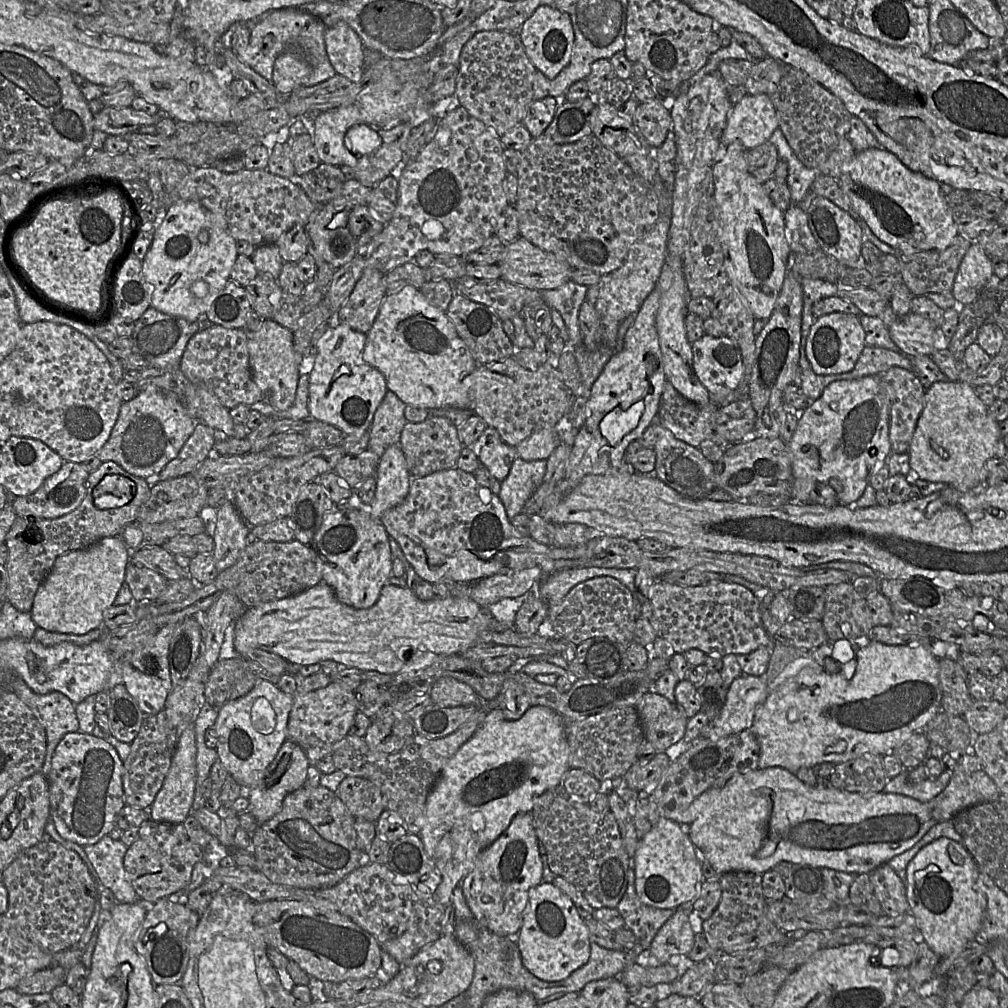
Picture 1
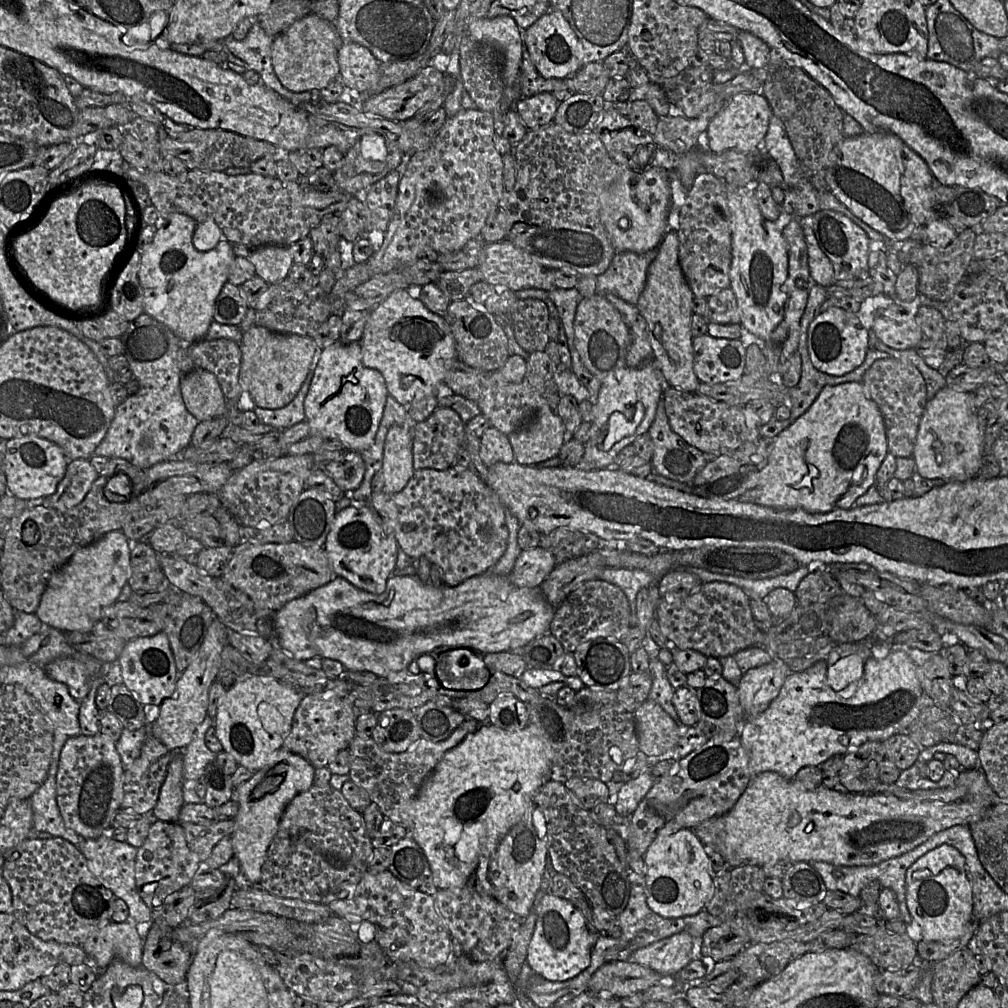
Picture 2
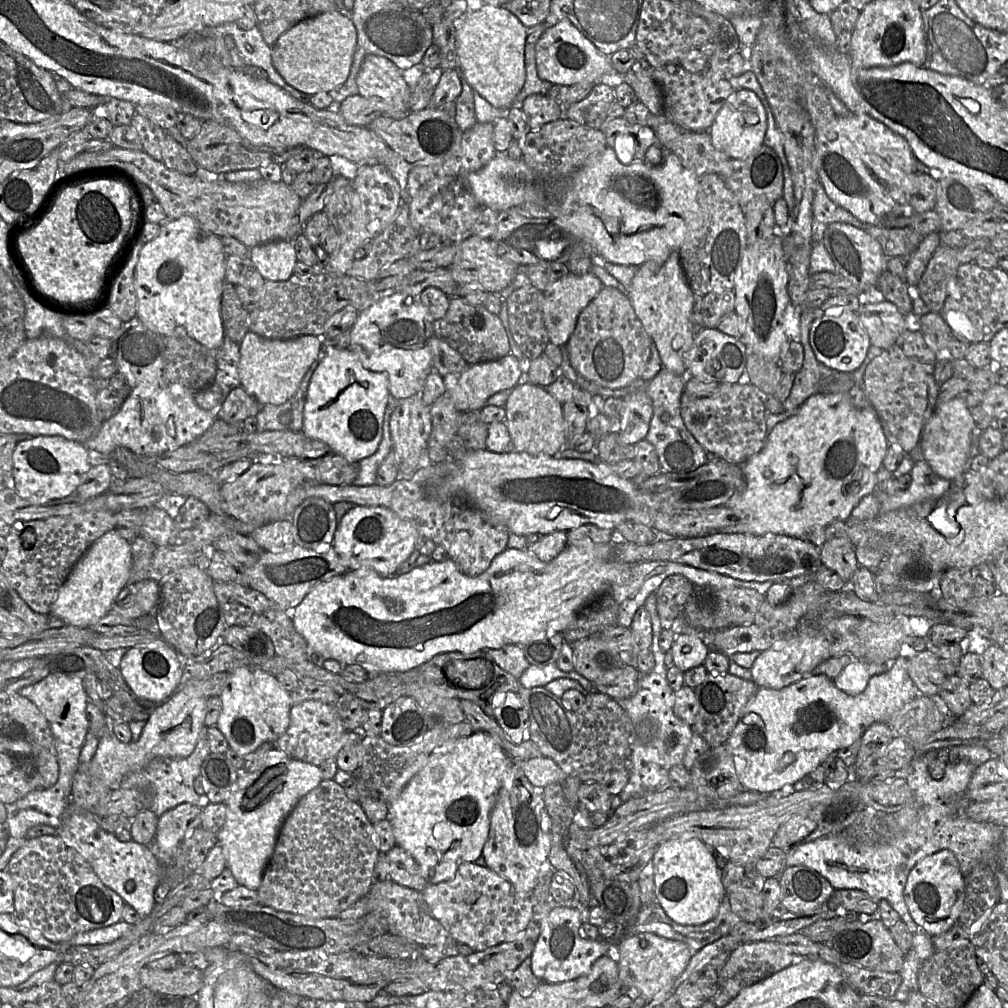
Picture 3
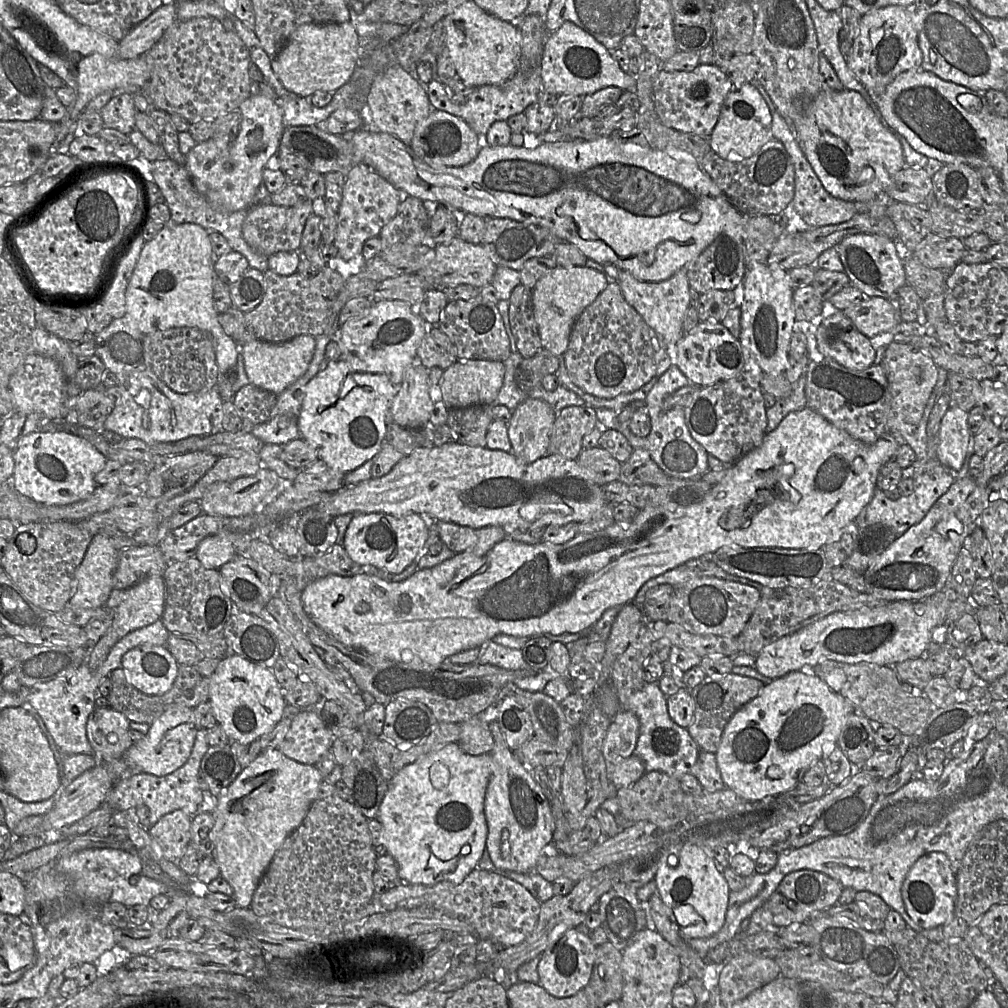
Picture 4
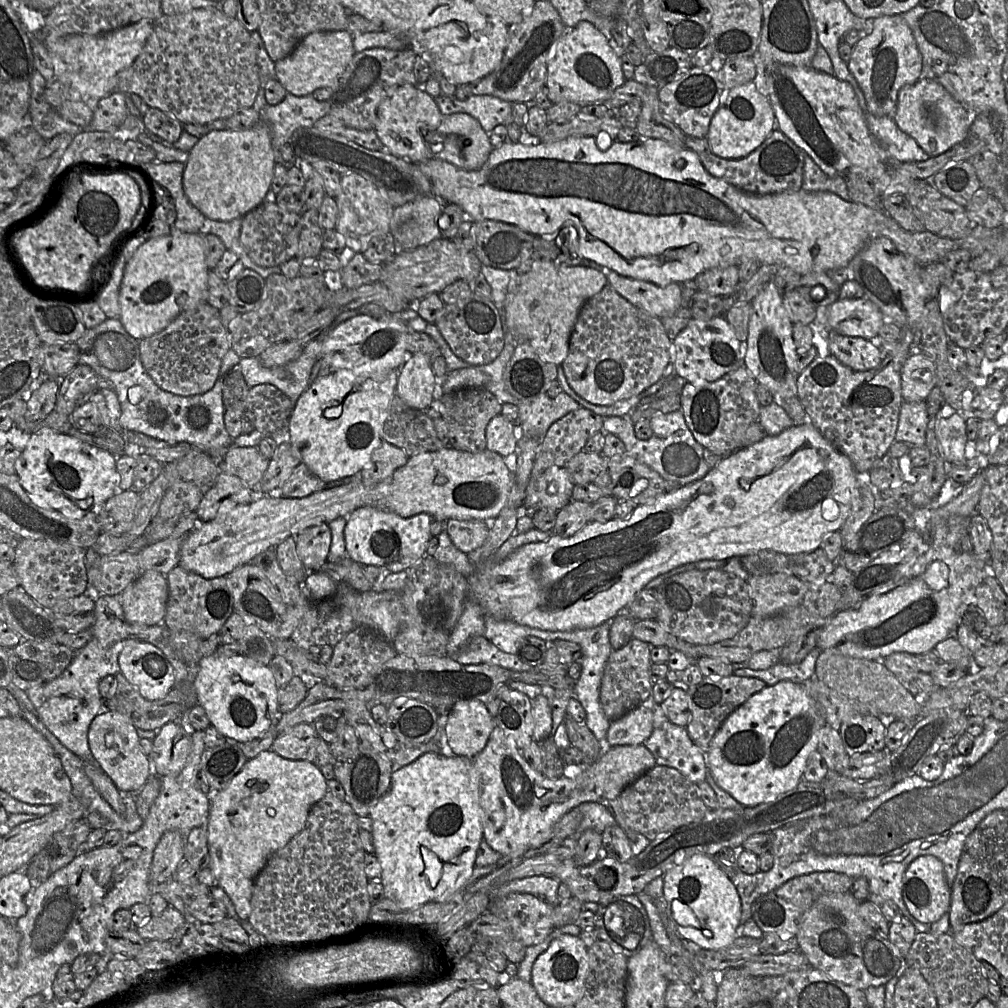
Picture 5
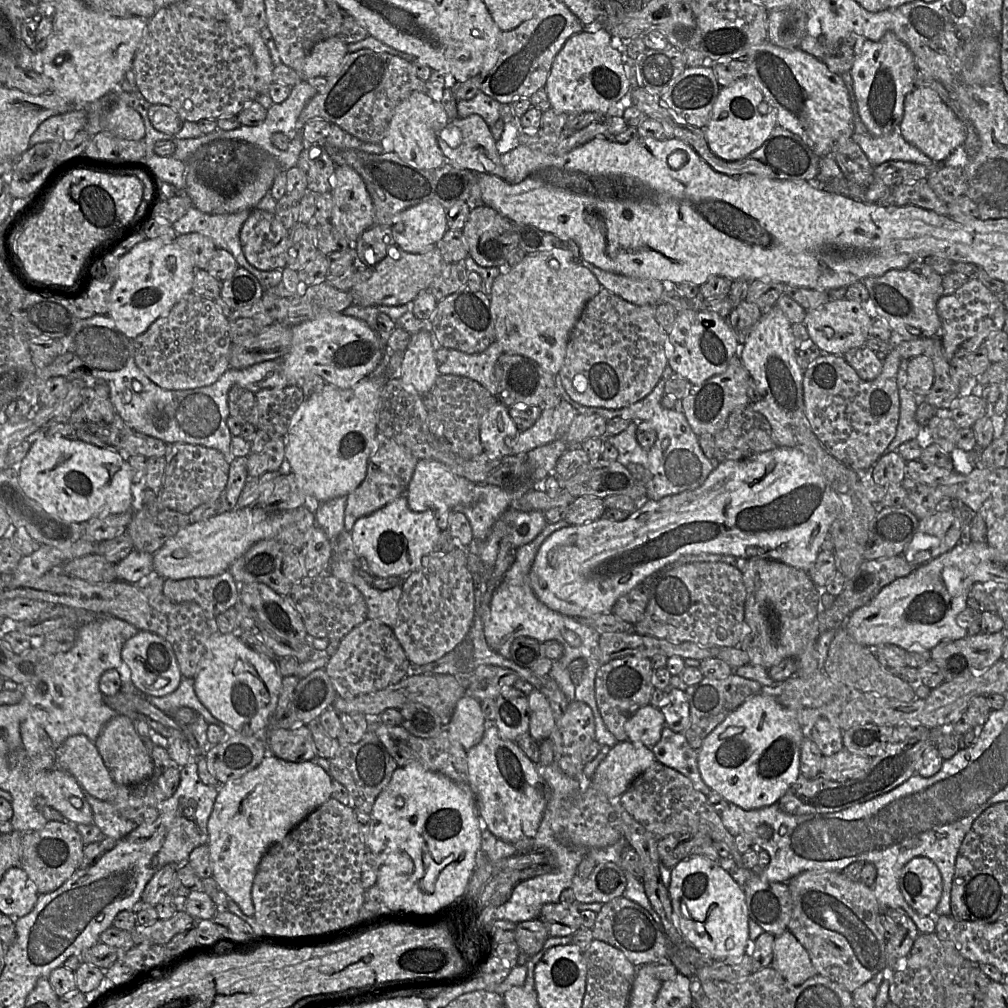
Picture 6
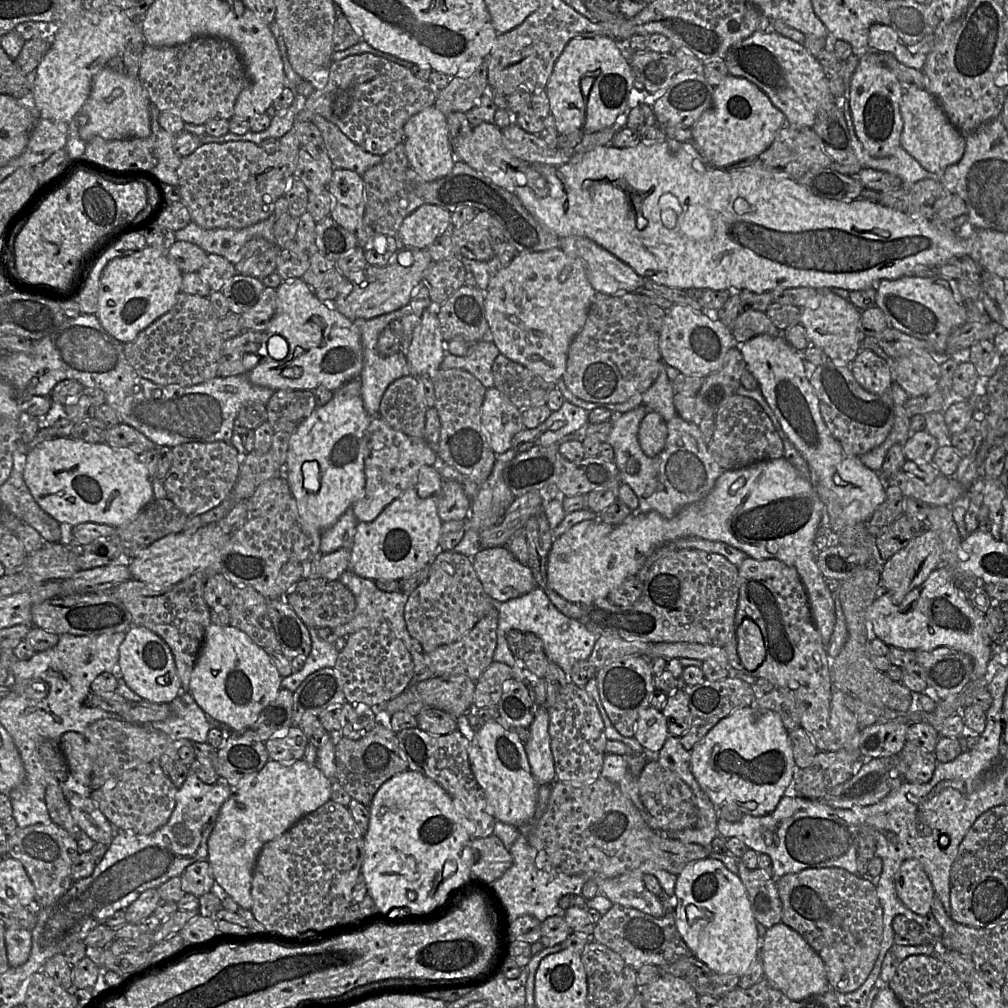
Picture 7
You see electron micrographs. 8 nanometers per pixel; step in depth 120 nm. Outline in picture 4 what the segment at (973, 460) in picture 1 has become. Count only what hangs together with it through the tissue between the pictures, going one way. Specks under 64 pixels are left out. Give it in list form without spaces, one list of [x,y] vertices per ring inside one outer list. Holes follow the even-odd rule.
[[[950,407],[941,420],[936,459],[951,472],[959,472],[971,439],[968,412]]]

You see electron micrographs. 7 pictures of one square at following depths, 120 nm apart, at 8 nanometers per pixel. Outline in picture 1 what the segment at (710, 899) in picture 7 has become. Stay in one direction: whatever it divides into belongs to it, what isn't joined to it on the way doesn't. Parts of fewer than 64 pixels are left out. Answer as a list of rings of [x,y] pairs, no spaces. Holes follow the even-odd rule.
[[[661,818],[639,839],[633,859],[636,893],[647,906],[676,910],[691,908],[704,882],[702,865],[686,828],[666,818]]]

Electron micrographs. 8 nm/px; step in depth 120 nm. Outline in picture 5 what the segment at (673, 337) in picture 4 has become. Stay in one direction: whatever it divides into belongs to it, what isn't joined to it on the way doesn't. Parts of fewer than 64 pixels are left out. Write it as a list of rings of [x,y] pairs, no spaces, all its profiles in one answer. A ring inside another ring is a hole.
[[[605,267],[602,270],[615,291],[632,305],[659,319],[672,315],[682,305],[680,283],[658,286],[624,277]]]

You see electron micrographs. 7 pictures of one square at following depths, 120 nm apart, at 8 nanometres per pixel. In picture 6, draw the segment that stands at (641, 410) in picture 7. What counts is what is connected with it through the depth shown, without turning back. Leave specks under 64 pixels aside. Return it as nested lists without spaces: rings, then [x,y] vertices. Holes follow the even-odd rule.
[[[658,406],[659,412],[642,415],[642,421],[649,421],[653,424],[657,439],[651,448],[643,448],[637,440],[637,424],[632,421],[629,426],[621,433],[611,436],[608,441],[618,450],[618,458],[623,466],[646,488],[646,499],[660,500],[666,496],[678,494],[684,491],[694,490],[700,487],[714,470],[715,460],[707,458],[702,451],[699,443],[699,436],[691,428],[685,414],[675,409],[667,409]]]

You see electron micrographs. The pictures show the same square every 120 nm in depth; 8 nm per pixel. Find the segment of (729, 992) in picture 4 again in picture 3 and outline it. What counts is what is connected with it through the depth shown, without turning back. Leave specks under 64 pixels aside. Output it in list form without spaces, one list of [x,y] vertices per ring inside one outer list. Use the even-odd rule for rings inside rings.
[[[773,940],[741,943],[727,958],[719,970],[720,991],[734,999],[745,987],[749,987],[795,962],[796,957]]]

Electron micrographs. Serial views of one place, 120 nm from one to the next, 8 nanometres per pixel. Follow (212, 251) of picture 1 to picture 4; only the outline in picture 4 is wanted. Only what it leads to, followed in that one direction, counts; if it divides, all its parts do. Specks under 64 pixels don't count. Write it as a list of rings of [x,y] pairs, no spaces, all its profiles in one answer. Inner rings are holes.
[[[166,222],[156,236],[147,241],[135,259],[125,292],[127,315],[143,334],[170,328],[198,328],[210,334],[220,377],[234,370],[240,345],[229,337],[219,323],[213,304],[215,258],[210,233],[194,223]]]

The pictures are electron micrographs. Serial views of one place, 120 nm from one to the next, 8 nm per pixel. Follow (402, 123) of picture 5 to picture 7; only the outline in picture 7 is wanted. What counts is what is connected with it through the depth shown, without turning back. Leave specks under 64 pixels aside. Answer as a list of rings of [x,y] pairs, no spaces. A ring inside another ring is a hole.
[[[435,106],[425,108],[406,122],[404,145],[410,167],[427,182],[446,176],[457,160],[453,152],[447,116]]]

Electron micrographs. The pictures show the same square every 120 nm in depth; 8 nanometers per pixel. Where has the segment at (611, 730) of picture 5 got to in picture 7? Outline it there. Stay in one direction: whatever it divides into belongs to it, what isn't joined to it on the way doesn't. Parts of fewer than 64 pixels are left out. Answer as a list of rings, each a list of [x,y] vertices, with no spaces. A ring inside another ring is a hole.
[[[649,706],[640,714],[633,737],[645,752],[659,752],[669,735],[666,717],[661,711]]]

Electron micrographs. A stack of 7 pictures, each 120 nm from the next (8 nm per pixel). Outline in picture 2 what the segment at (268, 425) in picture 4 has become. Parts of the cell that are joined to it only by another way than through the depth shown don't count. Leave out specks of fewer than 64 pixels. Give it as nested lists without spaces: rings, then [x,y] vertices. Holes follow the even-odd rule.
[[[317,348],[309,367],[306,379],[294,399],[286,406],[277,409],[266,409],[255,406],[254,413],[262,424],[274,426],[278,429],[289,428],[299,422],[306,420],[304,411],[304,400],[308,393],[314,370],[322,354],[321,348]]]

